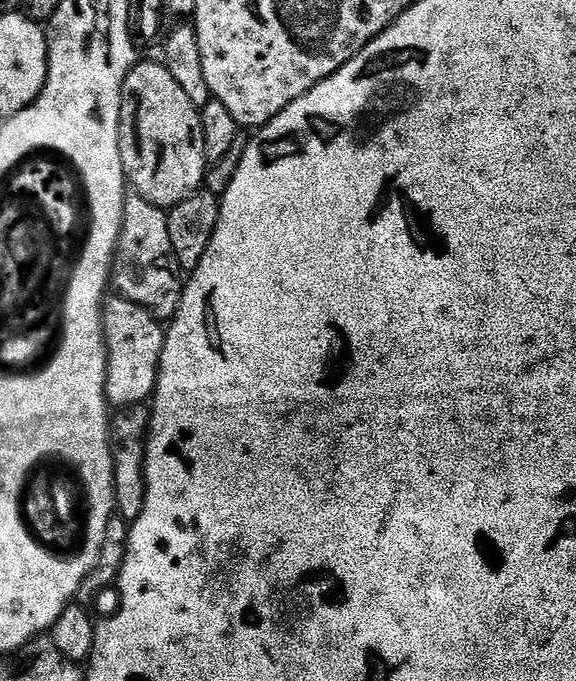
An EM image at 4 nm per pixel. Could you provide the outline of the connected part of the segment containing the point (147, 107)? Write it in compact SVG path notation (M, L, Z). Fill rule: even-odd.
M152 60L132 65L130 74L122 86L122 106L120 107L120 153L127 183L134 187L135 195L146 198L154 206L171 210L186 198L201 191L205 183L205 173L210 165L206 158L206 142L202 138L200 109L190 102L190 98L178 86L170 70L162 62Z

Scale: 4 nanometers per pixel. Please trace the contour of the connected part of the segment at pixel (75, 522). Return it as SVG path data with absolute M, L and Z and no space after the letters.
M44 452L44 456L36 456L36 460L28 464L24 480L20 480L16 516L20 516L20 528L24 528L28 540L32 540L44 556L52 556L52 560L60 560L60 564L72 564L72 560L84 556L84 548L88 548L88 535L92 532L92 496L88 496L88 480L84 480L80 464L76 464L72 456L64 456L64 452Z

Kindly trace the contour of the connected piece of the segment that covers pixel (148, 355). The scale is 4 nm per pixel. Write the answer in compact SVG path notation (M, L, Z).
M113 295L104 305L104 337L108 343L108 381L106 394L109 405L119 410L151 401L160 373L166 328L145 308Z

